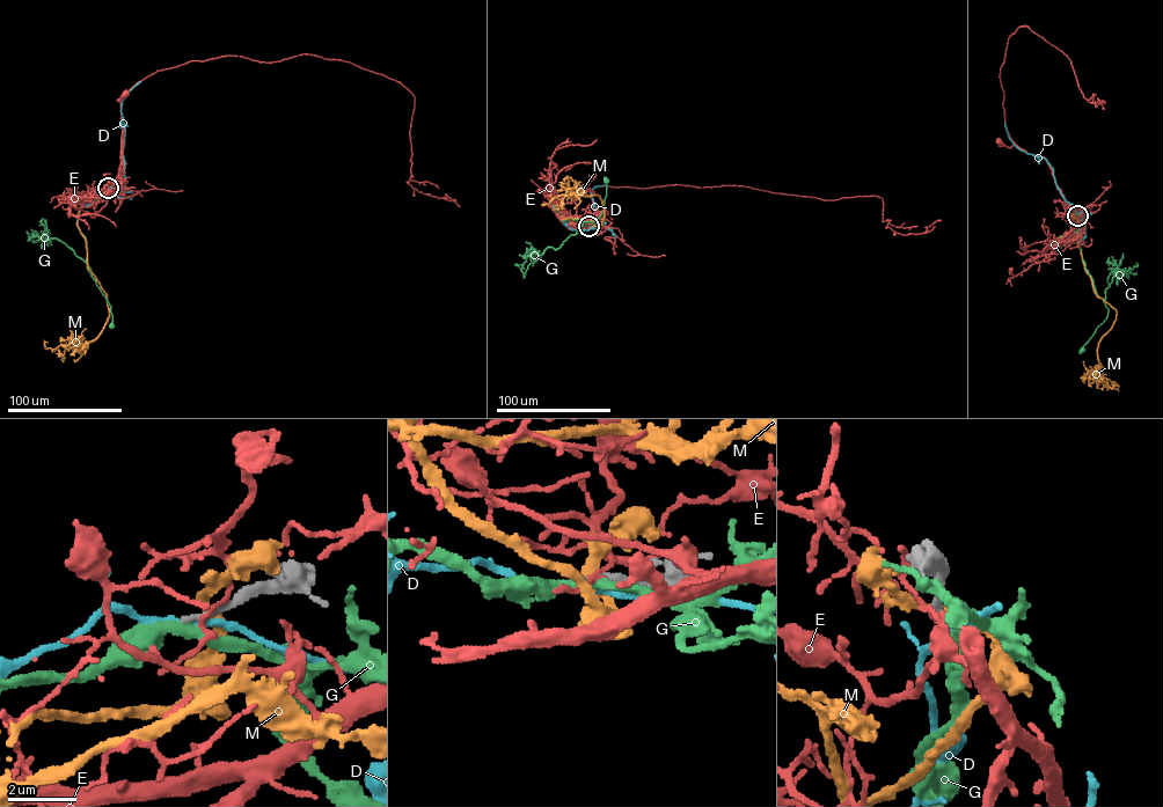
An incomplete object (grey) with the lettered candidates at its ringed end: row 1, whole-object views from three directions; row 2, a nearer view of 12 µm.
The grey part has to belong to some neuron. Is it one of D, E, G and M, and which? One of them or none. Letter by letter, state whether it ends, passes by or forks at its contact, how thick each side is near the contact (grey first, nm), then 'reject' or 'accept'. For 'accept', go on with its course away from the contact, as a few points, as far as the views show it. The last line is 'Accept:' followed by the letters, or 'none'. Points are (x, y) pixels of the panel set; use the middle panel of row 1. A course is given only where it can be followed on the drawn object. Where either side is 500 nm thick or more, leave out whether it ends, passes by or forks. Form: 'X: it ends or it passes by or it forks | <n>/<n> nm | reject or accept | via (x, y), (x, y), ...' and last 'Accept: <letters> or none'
D: it passes by | 190/190 nm | reject
E: it passes by | 240/130 nm | reject
G: it passes by | 180/320 nm | reject
M: it passes by | 240/240 nm | reject
Accept: none

